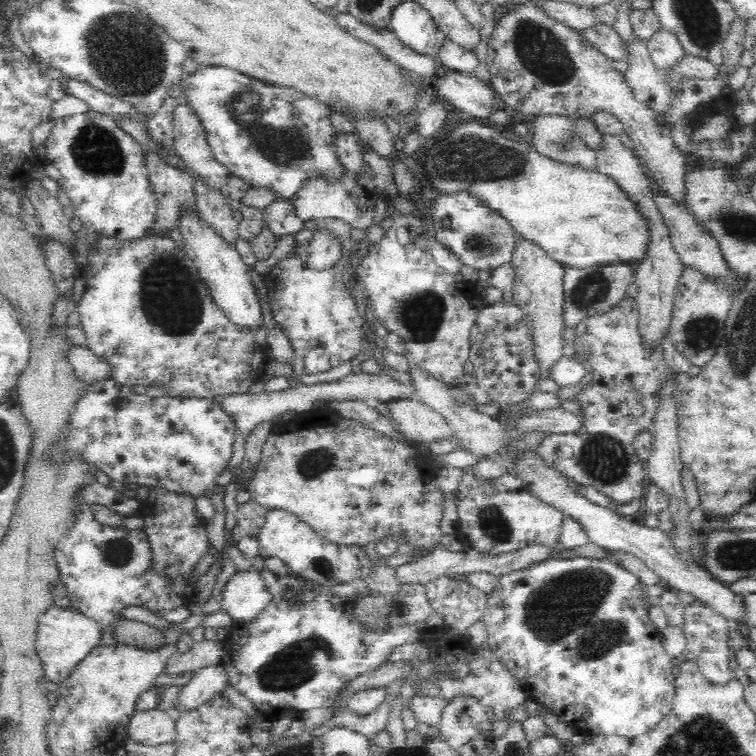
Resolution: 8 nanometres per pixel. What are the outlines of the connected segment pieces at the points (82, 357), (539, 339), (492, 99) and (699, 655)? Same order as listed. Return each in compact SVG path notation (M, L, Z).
M68 341L65 350L65 361L73 368L73 375L84 383L92 383L96 379L111 378L109 366L85 347L76 346Z
M516 238L516 250L511 262L516 271L512 287L512 303L521 310L532 337L533 358L537 362L539 380L550 380L550 368L564 356L564 287L565 267L552 260L545 250L534 246L524 238Z
M445 70L432 85L432 90L449 107L466 112L483 123L489 123L490 116L504 107L490 84L472 74Z
M696 601L685 607L683 631L686 637L685 649L682 658L694 661L704 674L704 677L713 684L724 684L734 680L734 672L730 669L730 651L727 645L727 630L731 626L728 620L718 617L712 609Z

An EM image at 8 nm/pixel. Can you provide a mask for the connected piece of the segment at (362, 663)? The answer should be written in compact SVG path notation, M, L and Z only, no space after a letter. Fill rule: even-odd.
M263 569L260 577L265 582L272 603L254 621L233 622L230 627L230 640L226 640L227 653L221 658L220 666L226 671L226 681L236 688L242 696L251 700L253 707L260 712L277 715L282 710L310 710L328 708L337 698L344 683L358 676L380 669L392 650L397 646L370 646L380 640L382 632L366 632L352 618L350 599L330 597L326 593L314 593L305 584L306 580L292 577L278 577Z

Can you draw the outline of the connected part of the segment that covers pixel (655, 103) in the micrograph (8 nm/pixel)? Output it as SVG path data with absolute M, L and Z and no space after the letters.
M632 36L627 44L628 66L623 73L624 81L636 101L643 102L649 110L661 115L670 107L672 101L670 89L666 87L664 77L656 72L646 41Z

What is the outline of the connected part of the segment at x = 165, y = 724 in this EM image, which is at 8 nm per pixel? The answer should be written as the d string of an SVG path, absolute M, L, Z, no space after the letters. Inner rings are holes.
M152 709L135 711L130 717L127 733L136 744L160 746L176 738L175 717L166 711Z

